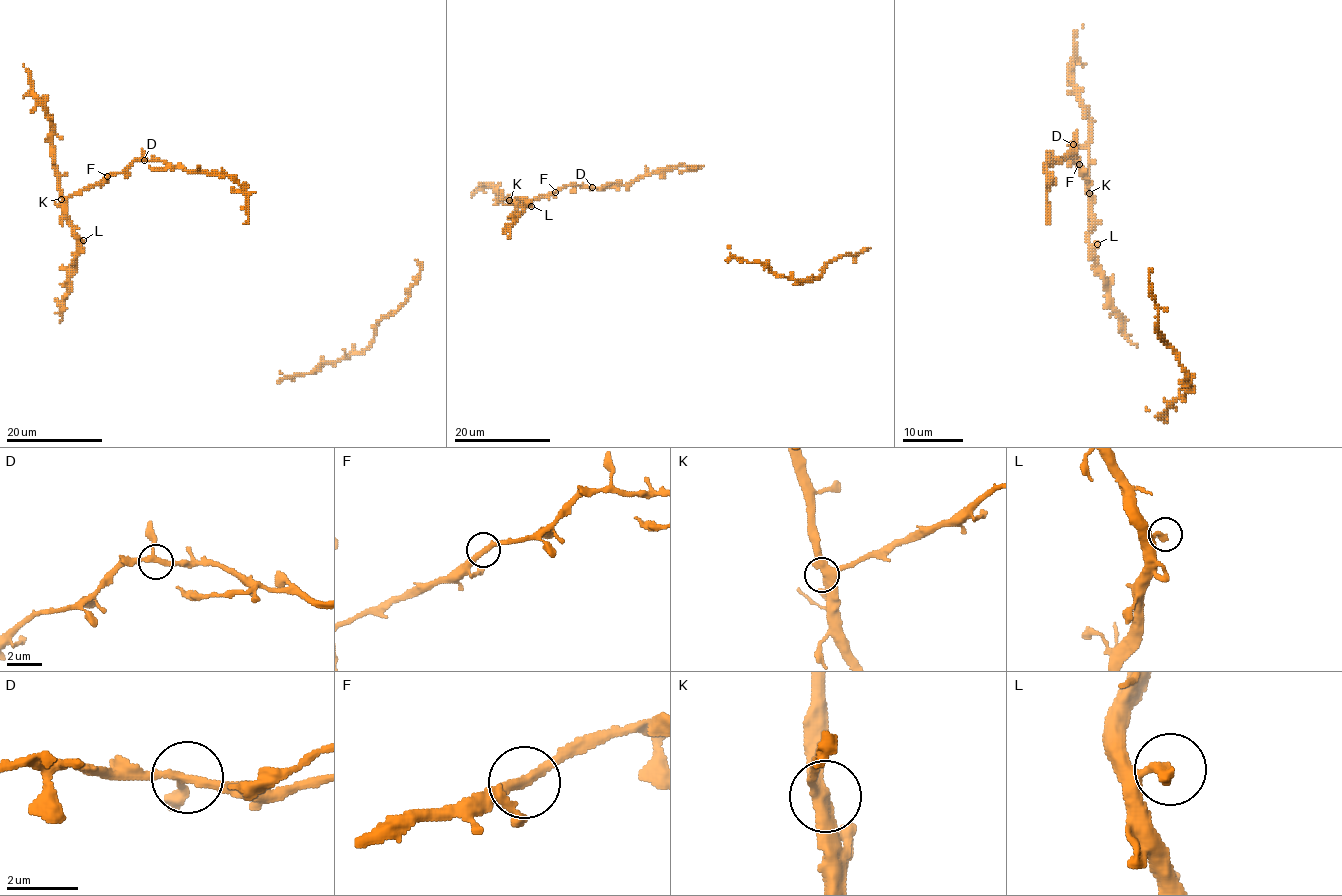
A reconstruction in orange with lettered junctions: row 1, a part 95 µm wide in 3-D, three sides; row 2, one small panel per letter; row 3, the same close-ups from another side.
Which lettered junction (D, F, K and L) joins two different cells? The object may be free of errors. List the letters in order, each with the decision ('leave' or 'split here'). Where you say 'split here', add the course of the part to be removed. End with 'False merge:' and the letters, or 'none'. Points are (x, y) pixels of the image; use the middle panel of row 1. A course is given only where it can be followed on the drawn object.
D: leave
F: leave
K: leave
L: leave
False merge: none

